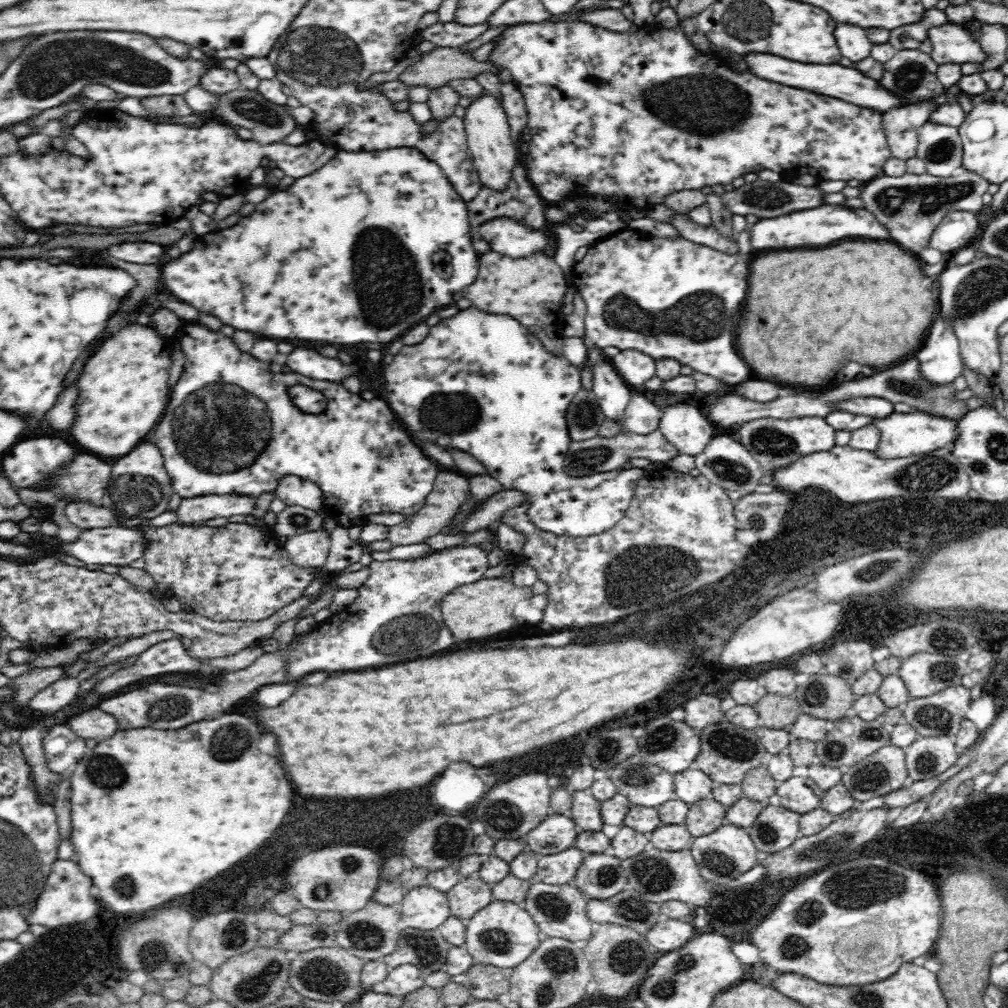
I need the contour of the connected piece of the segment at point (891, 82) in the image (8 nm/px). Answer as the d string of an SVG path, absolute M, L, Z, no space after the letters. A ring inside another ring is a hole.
M899 50L884 64L878 85L898 97L898 103L912 104L937 97L945 92L938 78L939 65L930 54L918 50Z

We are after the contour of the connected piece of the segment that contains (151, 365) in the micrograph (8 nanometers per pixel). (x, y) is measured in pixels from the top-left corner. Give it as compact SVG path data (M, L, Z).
M132 324L110 336L86 361L78 380L76 418L70 428L72 442L104 458L126 456L154 424L168 402L170 354L164 340L146 326Z

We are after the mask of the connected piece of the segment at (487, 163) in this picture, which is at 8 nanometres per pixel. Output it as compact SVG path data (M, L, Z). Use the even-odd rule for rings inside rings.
M482 90L480 96L473 98L465 108L463 117L467 132L467 145L473 156L474 166L483 186L494 190L504 190L512 178L512 170L517 162L517 150L511 137L511 126L508 122L501 98Z

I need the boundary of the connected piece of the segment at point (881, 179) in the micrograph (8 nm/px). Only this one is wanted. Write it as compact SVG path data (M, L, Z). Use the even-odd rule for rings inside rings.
M960 170L959 173L940 178L927 172L924 174L904 173L902 176L881 175L863 182L860 187L860 200L864 208L872 212L880 224L884 224L892 238L904 248L920 250L932 236L934 228L950 210L978 212L982 210L982 194L988 190L989 182L972 171Z

